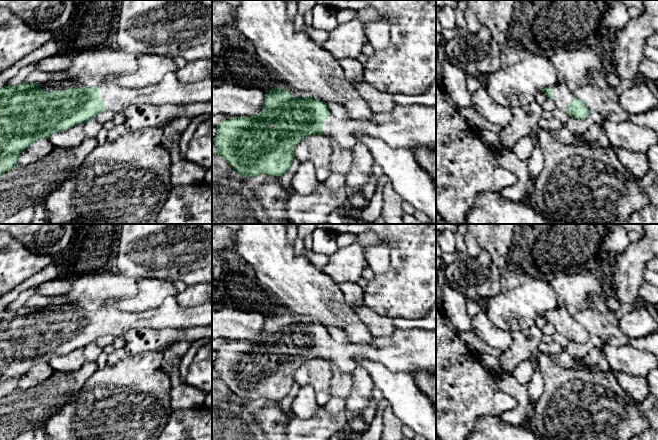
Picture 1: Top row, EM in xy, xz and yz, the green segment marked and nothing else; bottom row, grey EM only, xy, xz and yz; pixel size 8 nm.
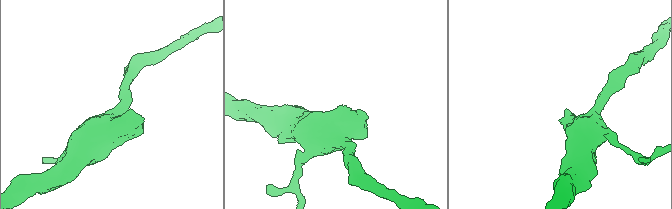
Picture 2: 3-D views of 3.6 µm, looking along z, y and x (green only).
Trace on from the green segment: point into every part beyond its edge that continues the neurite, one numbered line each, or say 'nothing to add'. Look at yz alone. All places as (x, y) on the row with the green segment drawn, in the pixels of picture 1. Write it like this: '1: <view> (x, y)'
1: yz (562, 95)

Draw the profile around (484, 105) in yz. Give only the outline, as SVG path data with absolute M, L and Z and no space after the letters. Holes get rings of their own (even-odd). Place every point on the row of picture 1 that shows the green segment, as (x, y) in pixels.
M480 86L471 94L471 102L482 118L501 128L507 126L512 120L511 109L495 102L484 86Z

